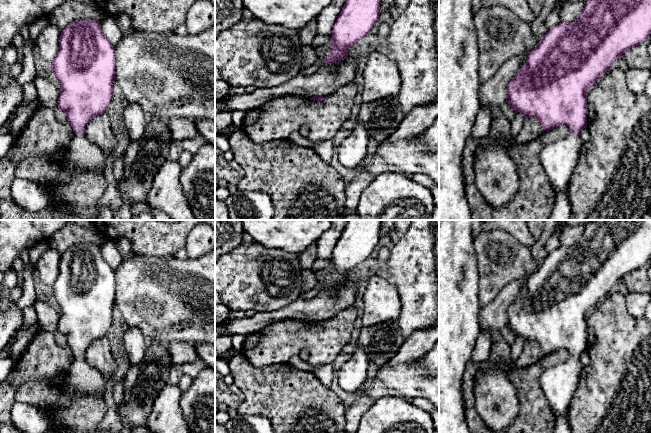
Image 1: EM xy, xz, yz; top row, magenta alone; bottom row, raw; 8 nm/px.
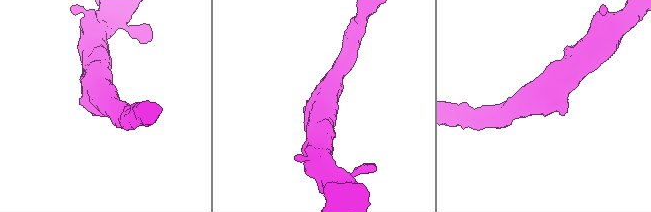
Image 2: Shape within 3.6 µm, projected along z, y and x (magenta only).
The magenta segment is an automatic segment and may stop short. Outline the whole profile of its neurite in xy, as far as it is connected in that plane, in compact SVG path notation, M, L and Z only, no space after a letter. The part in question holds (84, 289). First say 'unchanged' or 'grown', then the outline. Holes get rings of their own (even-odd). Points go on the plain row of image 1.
grown | M91 243L74 245L62 253L59 274L49 290L61 308L58 332L66 338L75 357L66 374L64 393L69 396L90 394L105 399L107 381L102 372L84 358L88 346L106 335L115 307L115 274L103 258L100 246Z

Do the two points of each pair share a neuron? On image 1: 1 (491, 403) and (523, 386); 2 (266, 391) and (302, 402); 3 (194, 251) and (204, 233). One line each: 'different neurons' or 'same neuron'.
1: different neurons
2: same neuron
3: same neuron

